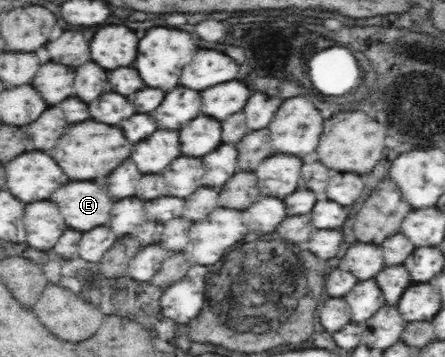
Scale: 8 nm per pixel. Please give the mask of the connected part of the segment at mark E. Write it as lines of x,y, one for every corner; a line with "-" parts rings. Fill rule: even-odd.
72,181
62,185
54,191
50,201
60,207
64,221
78,231
90,231
106,225
112,211
108,189
92,181

